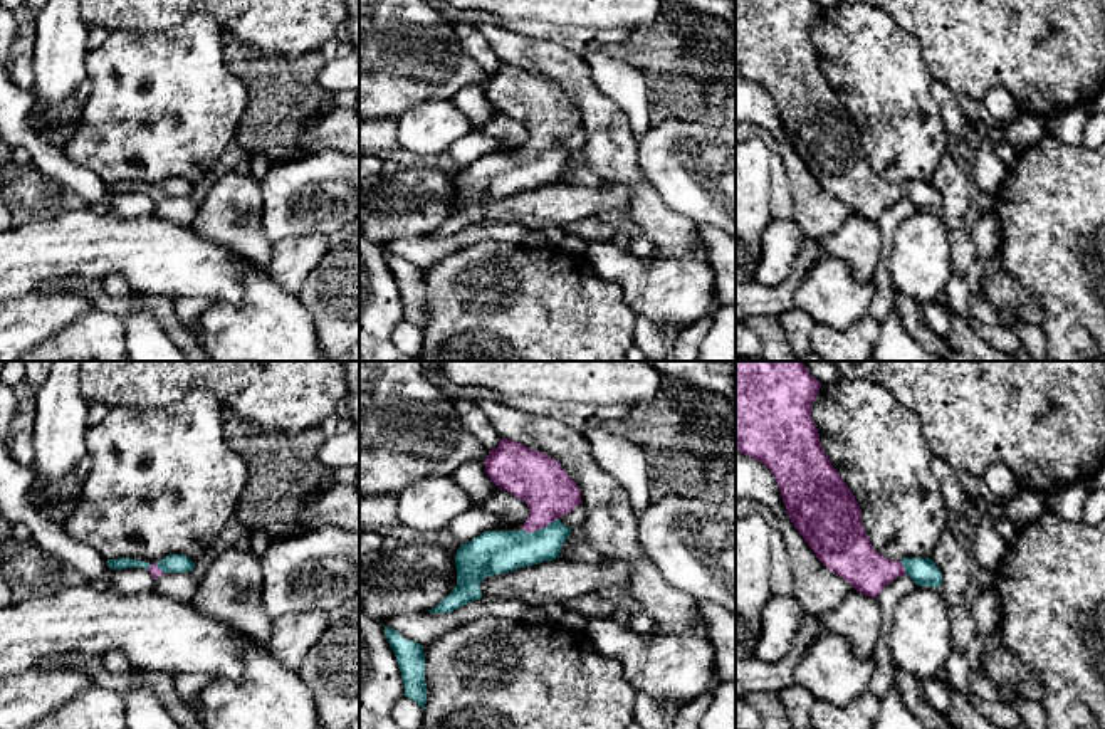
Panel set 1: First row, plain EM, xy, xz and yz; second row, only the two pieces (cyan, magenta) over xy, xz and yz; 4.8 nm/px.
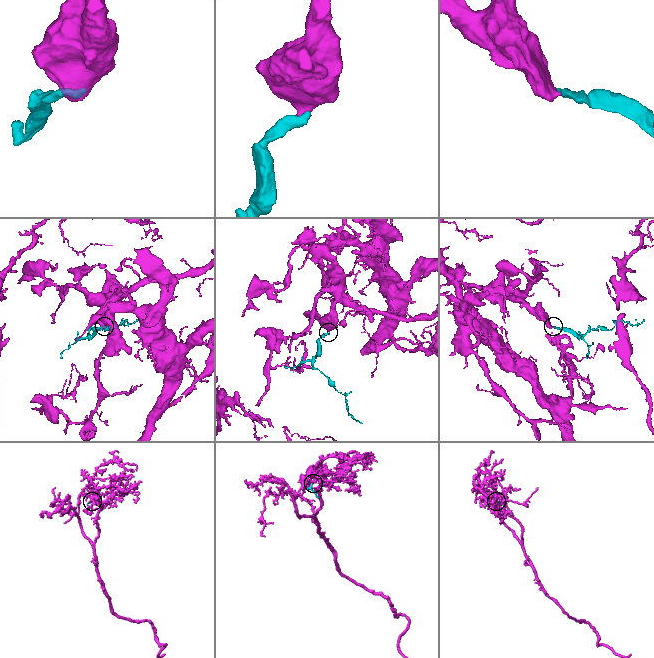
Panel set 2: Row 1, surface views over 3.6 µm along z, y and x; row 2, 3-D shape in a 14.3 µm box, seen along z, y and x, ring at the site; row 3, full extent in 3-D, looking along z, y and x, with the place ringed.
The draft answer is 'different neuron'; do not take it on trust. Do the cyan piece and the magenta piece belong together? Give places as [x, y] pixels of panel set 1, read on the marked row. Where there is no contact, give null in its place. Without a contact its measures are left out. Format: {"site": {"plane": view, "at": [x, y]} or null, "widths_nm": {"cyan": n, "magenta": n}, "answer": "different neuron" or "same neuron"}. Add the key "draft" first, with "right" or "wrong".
{"draft": "wrong", "site": {"plane": "xz", "at": [539, 529]}, "widths_nm": {"cyan": 200, "magenta": 240}, "answer": "same neuron"}

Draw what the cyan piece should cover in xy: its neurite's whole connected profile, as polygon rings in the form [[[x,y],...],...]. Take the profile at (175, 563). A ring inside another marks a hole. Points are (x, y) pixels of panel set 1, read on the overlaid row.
[[[170,554],[154,564],[149,564],[139,559],[119,558],[119,559],[107,559],[107,566],[111,569],[144,568],[153,574],[154,580],[158,580],[165,573],[193,571],[195,563],[183,554]]]

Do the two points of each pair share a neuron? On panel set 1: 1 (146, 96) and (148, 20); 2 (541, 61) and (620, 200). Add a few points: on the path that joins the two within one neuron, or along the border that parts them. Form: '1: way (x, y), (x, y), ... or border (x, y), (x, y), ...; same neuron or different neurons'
1: border (185, 17), (160, 31), (109, 32); different neurons
2: border (605, 183), (623, 183), (630, 190), (625, 209); different neurons

